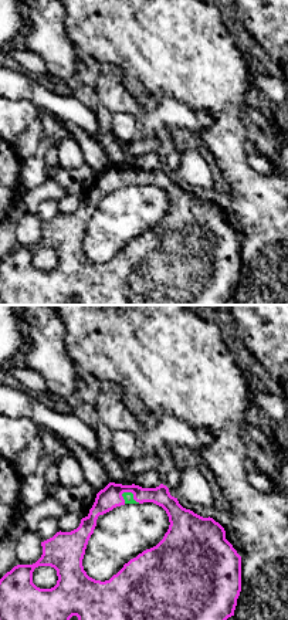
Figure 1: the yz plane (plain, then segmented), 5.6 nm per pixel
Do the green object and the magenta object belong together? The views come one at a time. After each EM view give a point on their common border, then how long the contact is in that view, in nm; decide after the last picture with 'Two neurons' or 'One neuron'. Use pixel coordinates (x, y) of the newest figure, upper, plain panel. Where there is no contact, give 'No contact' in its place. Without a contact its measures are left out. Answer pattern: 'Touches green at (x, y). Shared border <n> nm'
Touches green at (132, 176). Shared border 120 nm

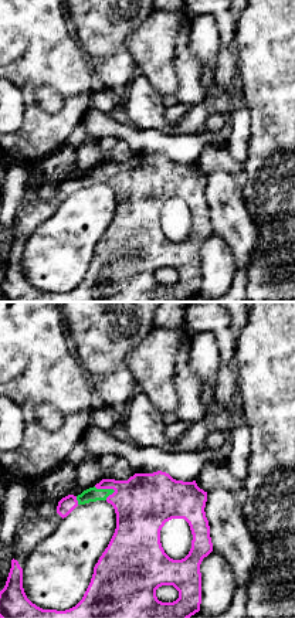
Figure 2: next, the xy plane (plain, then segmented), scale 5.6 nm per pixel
Touches green at (105, 172). Shared border 130 nm

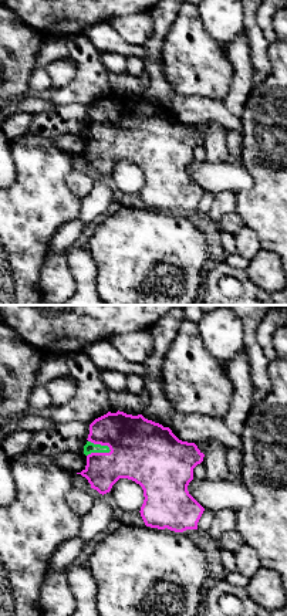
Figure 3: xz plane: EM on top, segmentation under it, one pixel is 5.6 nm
Touches green at (98, 134). Shared border 150 nm

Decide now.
One neuron

